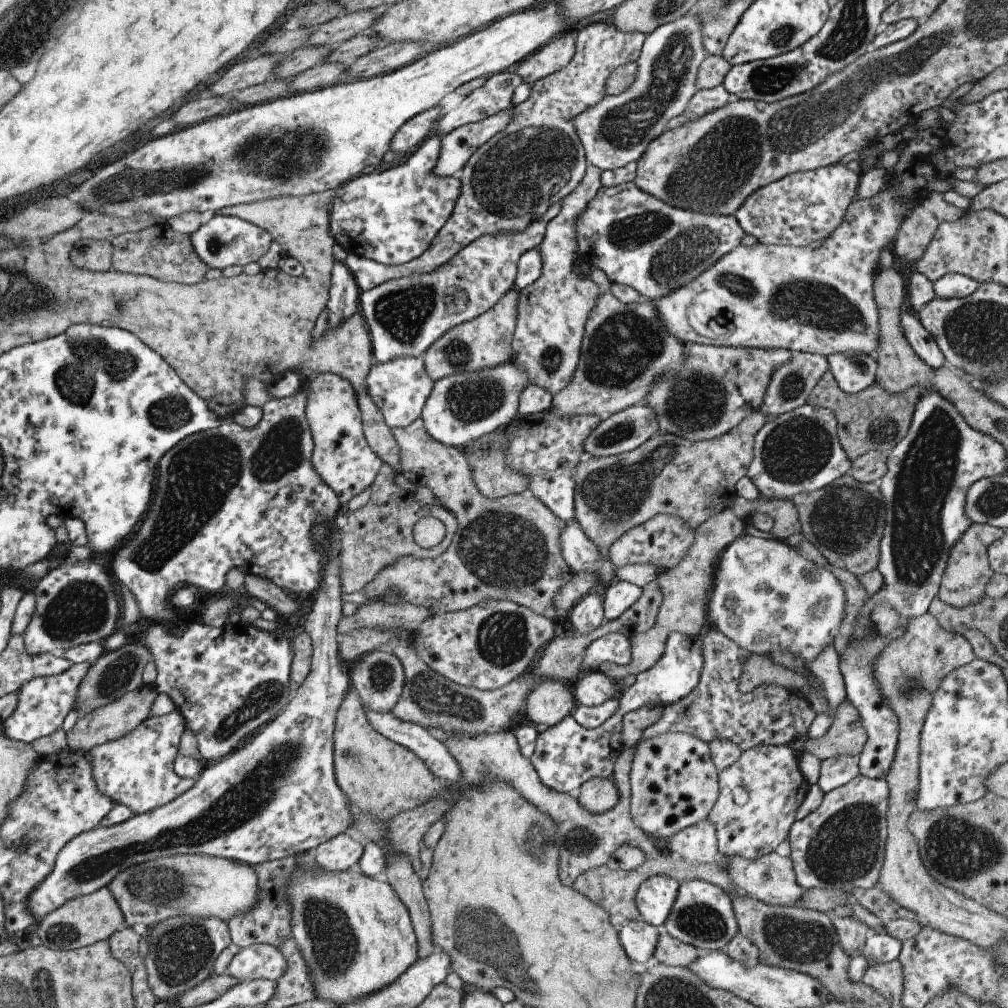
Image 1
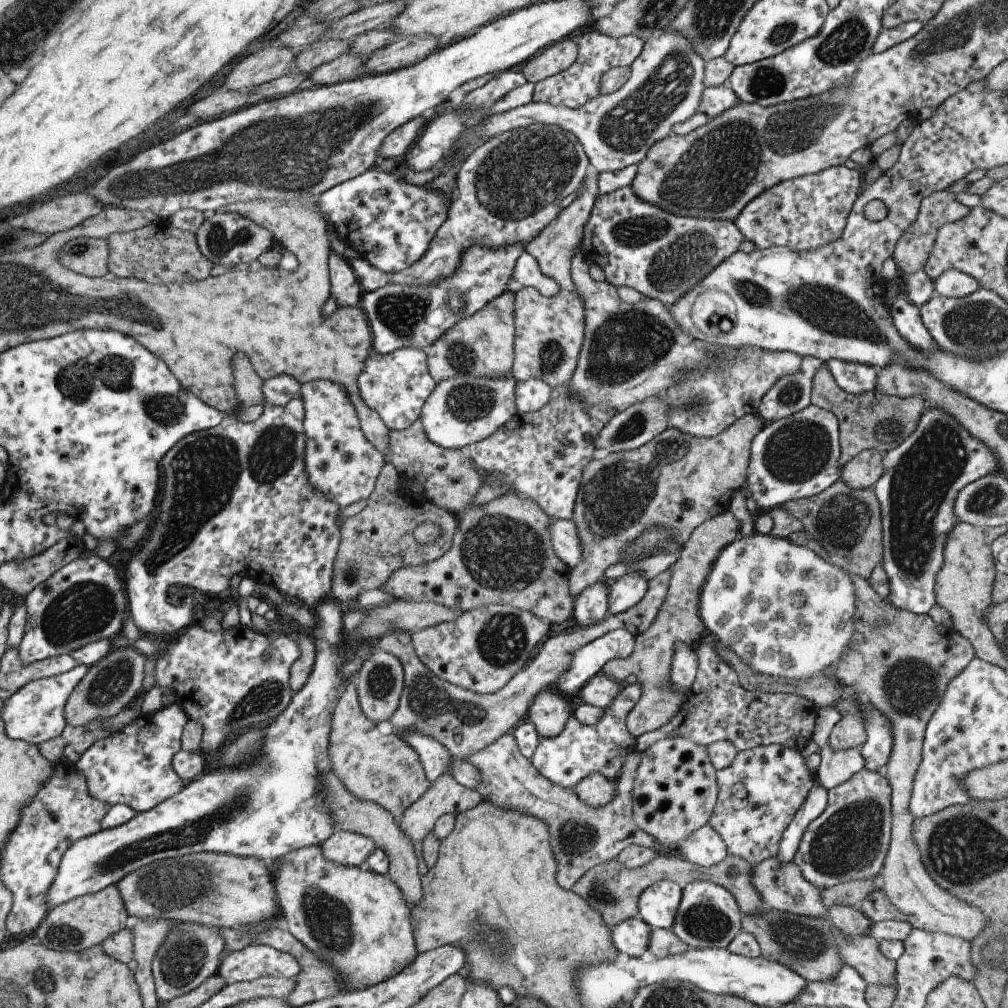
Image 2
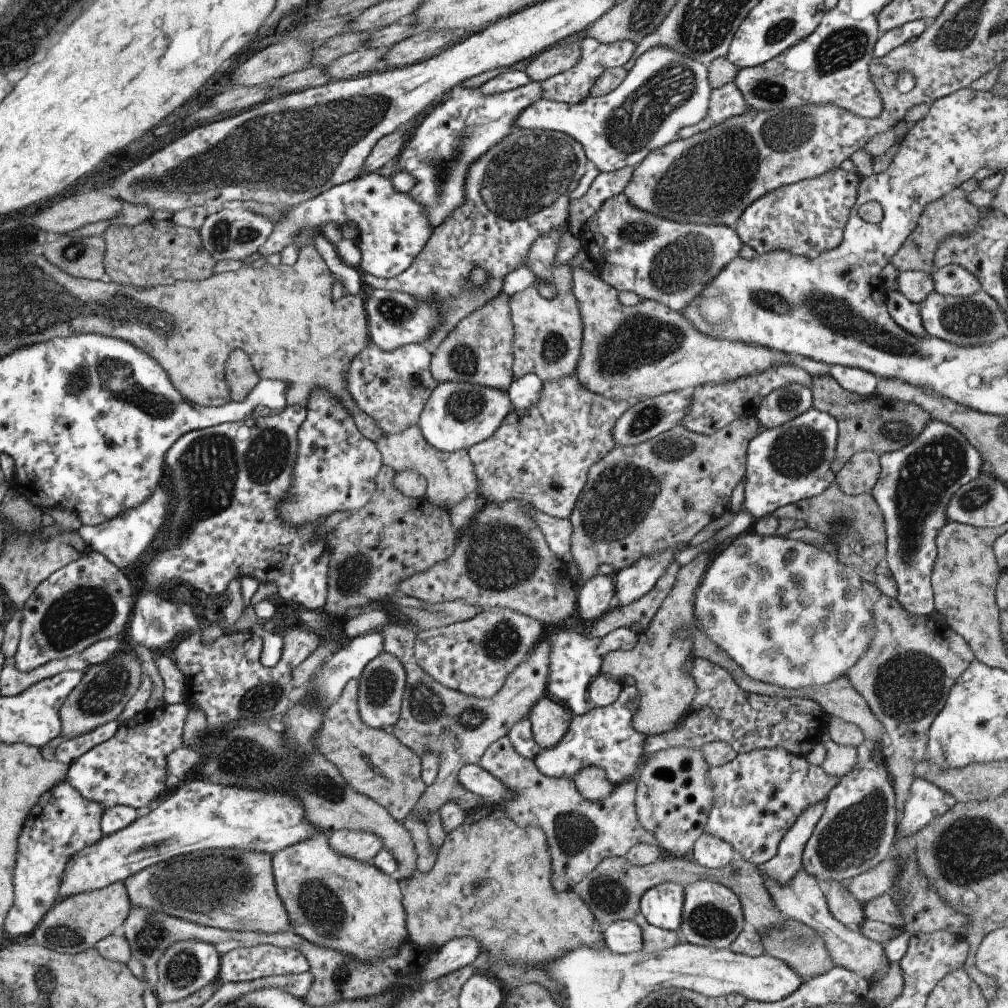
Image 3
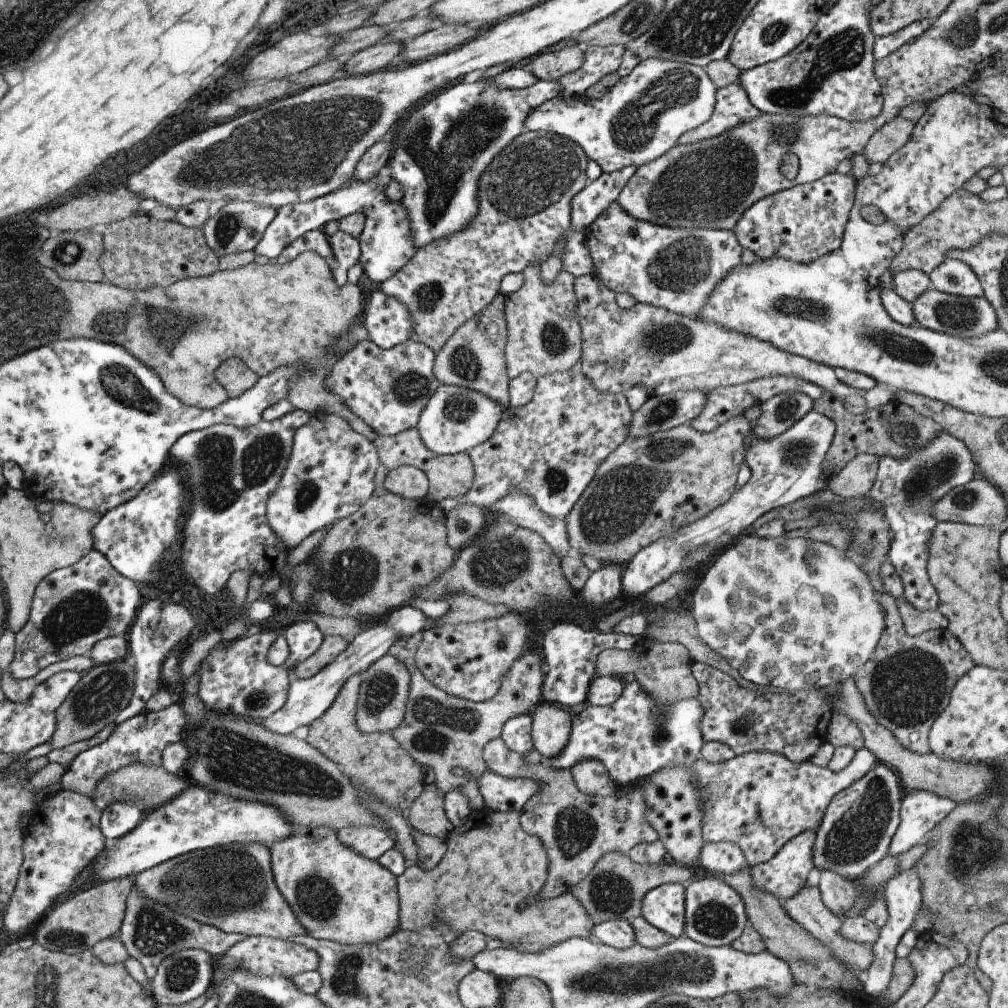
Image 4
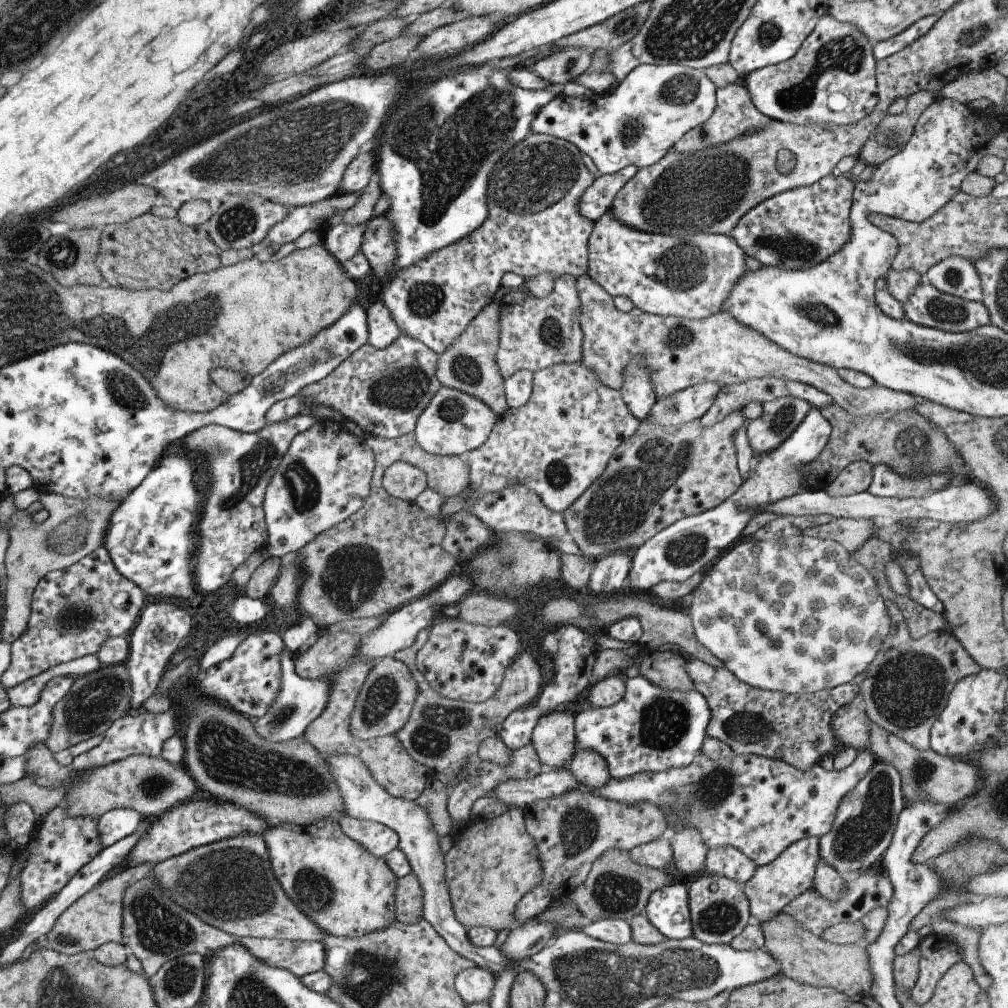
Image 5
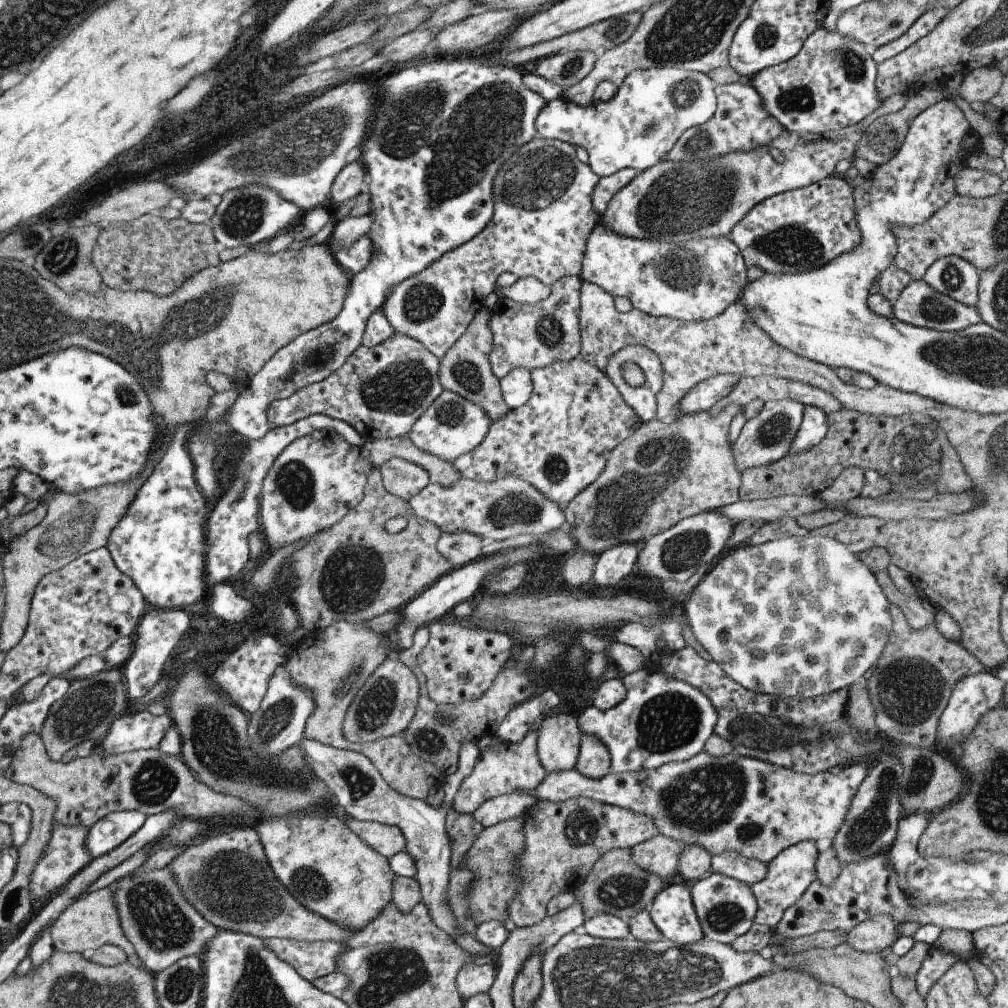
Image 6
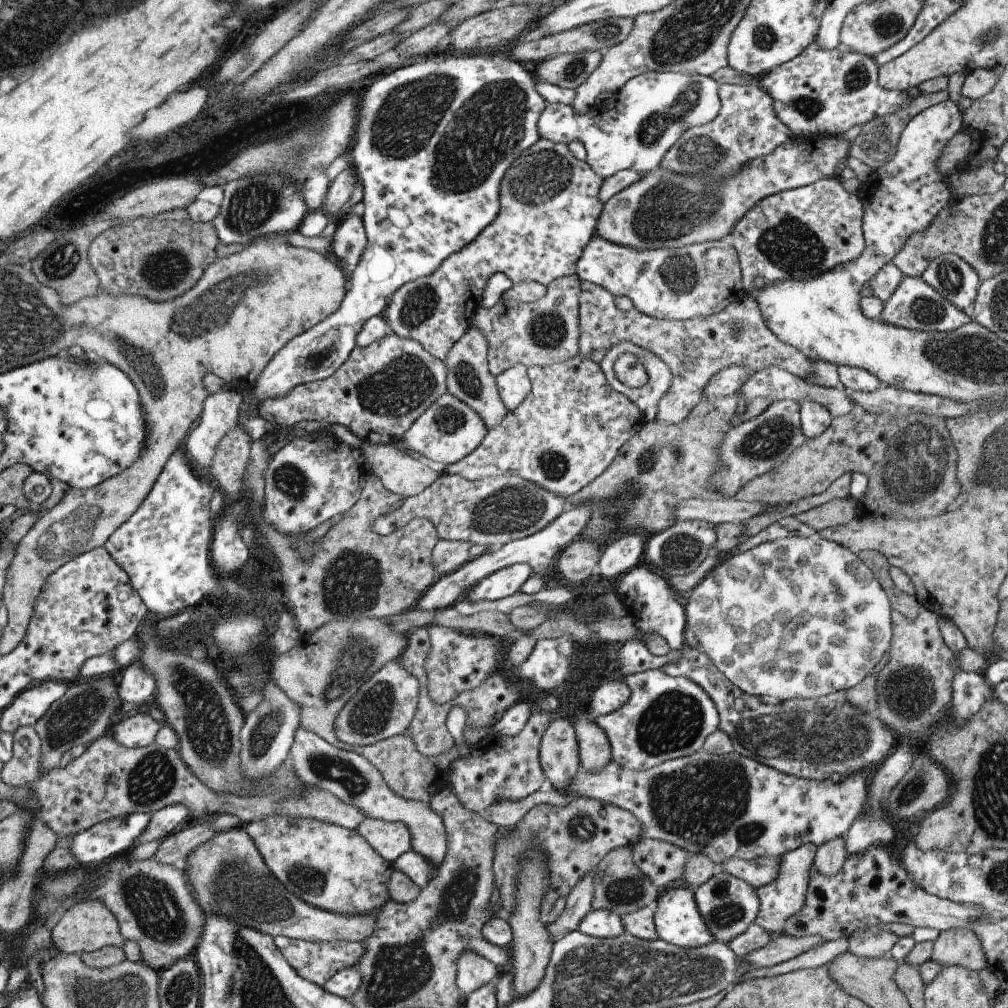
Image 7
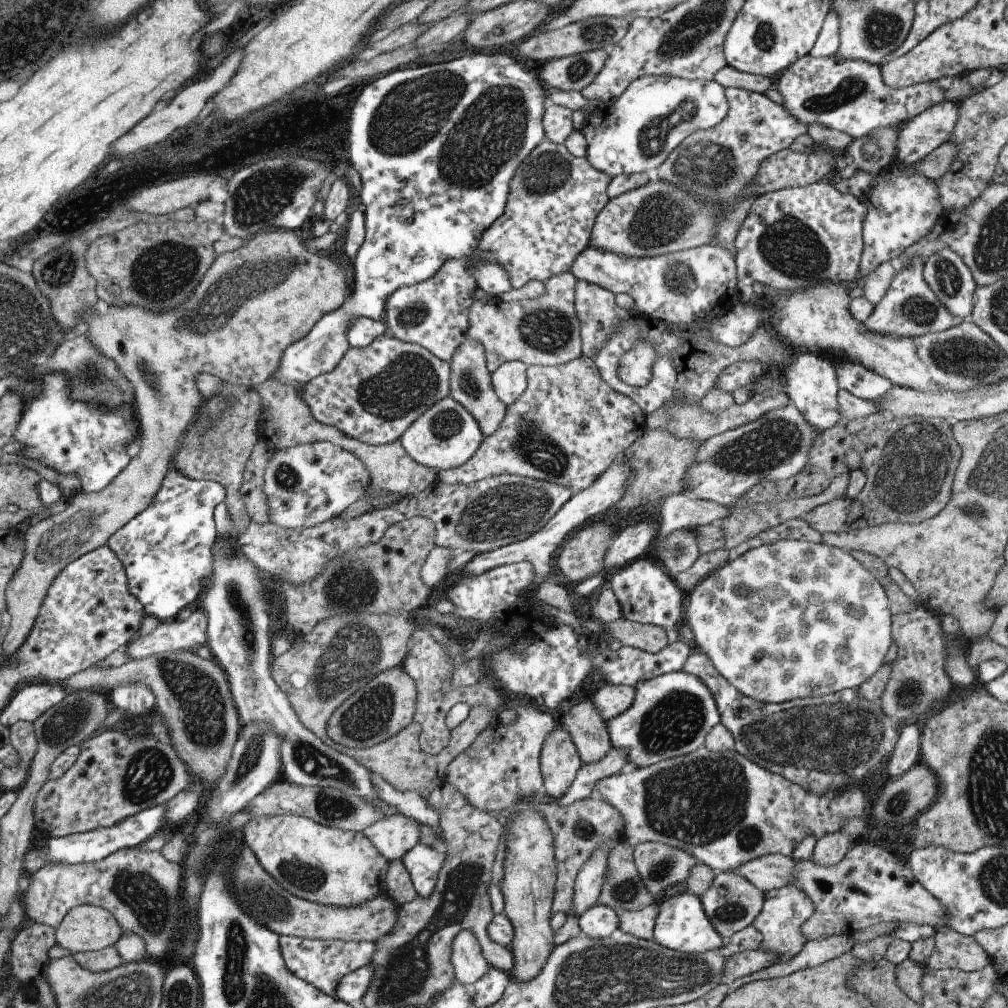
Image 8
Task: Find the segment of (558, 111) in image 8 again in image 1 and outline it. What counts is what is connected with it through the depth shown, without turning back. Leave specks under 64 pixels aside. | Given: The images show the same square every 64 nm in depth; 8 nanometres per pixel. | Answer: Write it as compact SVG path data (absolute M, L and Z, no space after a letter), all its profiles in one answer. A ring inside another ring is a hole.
M689 11L682 18L662 24L656 30L646 35L640 56L636 60L638 72L636 80L618 96L606 95L598 104L584 110L582 114L576 114L572 118L574 130L580 137L580 142L585 150L587 164L598 166L600 170L614 170L622 168L630 162L638 162L648 144L658 138L662 132L669 129L668 122L676 116L680 116L686 108L692 96L696 94L696 76L702 60L707 56L702 44L702 26L700 20L694 16L693 11ZM508 109L494 114L486 120L468 123L455 128L440 140L440 152L434 168L436 176L457 176L474 151L496 136L512 122Z

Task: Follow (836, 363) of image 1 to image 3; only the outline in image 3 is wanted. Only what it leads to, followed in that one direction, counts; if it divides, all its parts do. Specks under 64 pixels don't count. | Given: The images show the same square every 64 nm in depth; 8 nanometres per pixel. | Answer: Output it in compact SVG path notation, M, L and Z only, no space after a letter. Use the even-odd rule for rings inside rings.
M832 365L829 374L840 384L846 392L858 395L872 395L877 390L878 378L863 369Z

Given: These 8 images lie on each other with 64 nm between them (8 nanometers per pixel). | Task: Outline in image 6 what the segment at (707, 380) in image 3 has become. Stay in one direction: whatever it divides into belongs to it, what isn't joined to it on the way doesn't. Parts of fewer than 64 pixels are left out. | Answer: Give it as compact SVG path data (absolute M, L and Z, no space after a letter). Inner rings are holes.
M583 279L581 281L581 357L588 364L596 366L604 376L608 376L606 366L610 358L626 346L644 346L657 354L664 371L662 390L656 396L657 419L662 422L671 423L678 418L678 400L682 400L690 392L690 388L719 374L736 374L739 379L770 375L800 381L830 392L840 400L843 409L867 415L909 418L911 414L926 414L928 410L945 406L930 398L890 388L882 383L863 389L842 382L833 367L794 354L774 342L764 330L760 330L760 326L752 320L750 312L740 302L732 303L726 310L709 319L684 321L668 317L656 318L638 309L632 309L628 313L618 312L611 294L597 284Z

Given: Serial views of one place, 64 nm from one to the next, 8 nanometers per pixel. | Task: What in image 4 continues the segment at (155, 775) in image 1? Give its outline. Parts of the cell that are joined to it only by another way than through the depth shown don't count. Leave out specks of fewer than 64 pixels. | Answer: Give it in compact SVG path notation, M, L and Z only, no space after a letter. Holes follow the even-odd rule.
M172 703L169 707L158 712L144 710L142 713L129 718L123 716L117 722L114 732L105 742L81 752L71 761L64 776L62 776L61 785L64 790L92 798L96 786L108 774L114 774L124 766L130 766L134 762L146 764L146 766L163 766L164 750L170 744L184 740L182 732L185 724L184 710L176 703Z

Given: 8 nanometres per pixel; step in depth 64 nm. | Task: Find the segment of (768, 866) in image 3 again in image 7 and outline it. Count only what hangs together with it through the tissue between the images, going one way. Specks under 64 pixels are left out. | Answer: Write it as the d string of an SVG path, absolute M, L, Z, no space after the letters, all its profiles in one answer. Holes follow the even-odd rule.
M806 843L794 850L786 851L786 854L778 857L780 860L780 872L774 882L768 882L766 886L758 886L756 892L760 899L760 910L755 923L770 932L772 939L784 937L784 922L798 914L806 904L808 882L810 882L810 866L814 866L814 857L817 845Z

